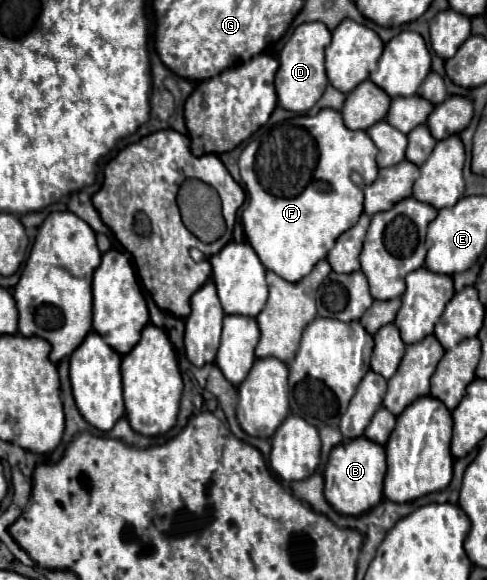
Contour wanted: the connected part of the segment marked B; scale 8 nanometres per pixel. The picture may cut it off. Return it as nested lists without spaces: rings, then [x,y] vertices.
[[[356,437],[336,445],[330,451],[330,459],[324,469],[324,497],[342,515],[360,515],[378,505],[382,499],[382,481],[386,473],[384,447],[368,441],[368,437]]]

